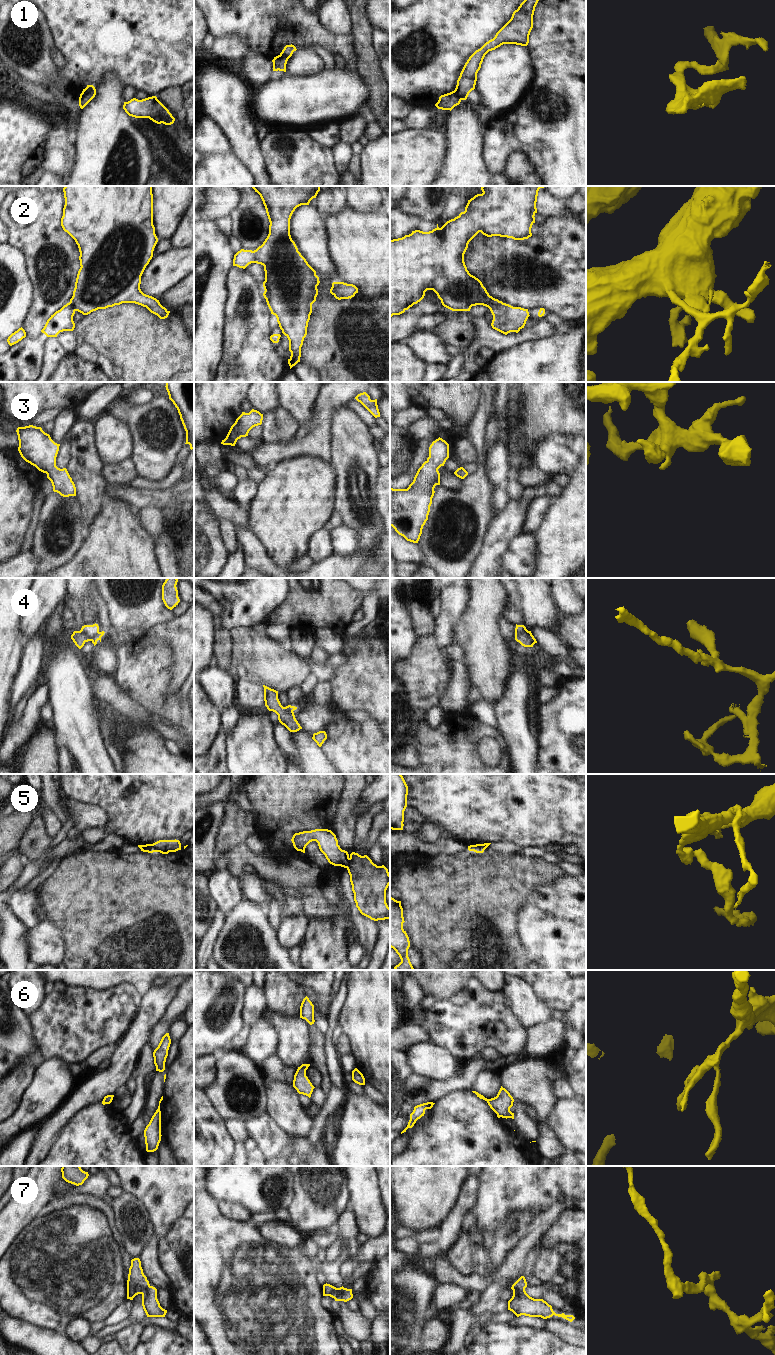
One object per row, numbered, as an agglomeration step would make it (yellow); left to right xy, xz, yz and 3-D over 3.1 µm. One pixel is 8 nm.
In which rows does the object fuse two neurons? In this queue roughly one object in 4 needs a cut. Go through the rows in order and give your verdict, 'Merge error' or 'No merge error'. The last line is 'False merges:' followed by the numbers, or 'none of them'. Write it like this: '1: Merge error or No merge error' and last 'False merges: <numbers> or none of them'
1: Merge error
2: Merge error
3: No merge error
4: No merge error
5: Merge error
6: No merge error
7: No merge error
False merges: 1, 2, 5

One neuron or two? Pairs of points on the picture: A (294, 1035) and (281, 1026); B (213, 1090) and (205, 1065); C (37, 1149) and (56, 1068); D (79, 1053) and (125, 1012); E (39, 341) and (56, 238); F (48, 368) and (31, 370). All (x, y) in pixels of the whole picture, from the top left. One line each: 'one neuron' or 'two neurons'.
A: one neuron
B: two neurons
C: two neurons
D: one neuron
E: two neurons
F: two neurons

